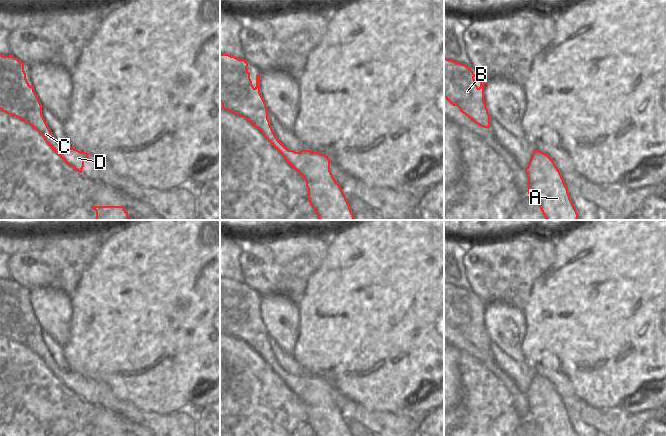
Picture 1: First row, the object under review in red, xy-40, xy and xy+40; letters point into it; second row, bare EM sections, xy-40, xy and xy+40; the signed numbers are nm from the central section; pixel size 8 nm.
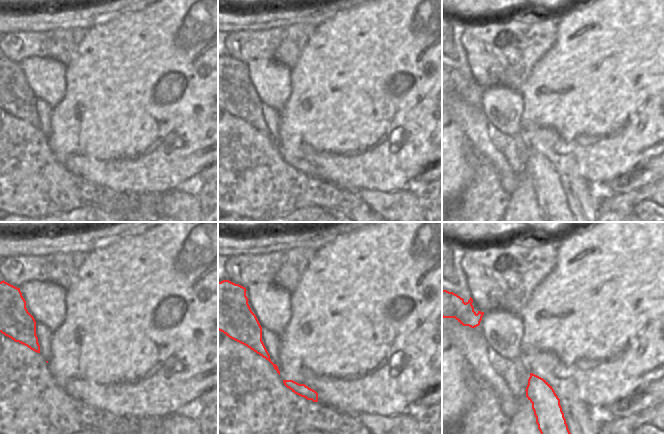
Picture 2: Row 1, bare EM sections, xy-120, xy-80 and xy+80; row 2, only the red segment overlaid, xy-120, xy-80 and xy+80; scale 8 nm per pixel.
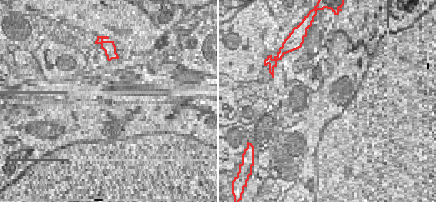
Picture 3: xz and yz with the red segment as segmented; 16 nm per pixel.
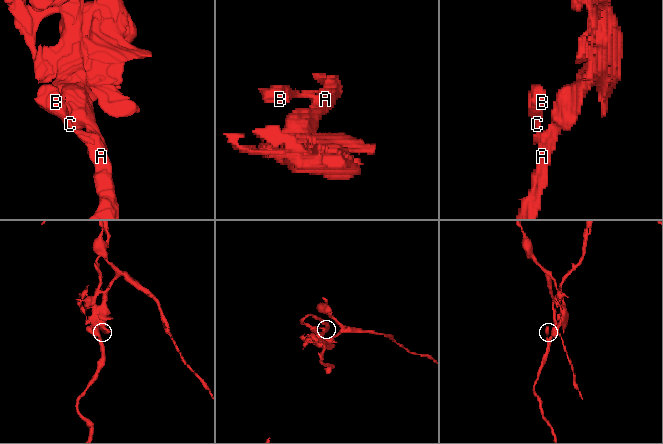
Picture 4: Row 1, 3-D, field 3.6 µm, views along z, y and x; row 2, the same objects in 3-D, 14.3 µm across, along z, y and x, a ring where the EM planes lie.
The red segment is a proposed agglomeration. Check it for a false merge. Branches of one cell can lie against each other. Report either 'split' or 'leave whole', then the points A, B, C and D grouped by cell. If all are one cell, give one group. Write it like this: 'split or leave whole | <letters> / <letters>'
split | A / B C D

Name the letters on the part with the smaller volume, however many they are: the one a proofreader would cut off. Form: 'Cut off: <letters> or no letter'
Cut off: B, C, D

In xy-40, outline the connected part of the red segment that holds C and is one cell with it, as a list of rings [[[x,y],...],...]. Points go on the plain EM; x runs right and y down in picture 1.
[[[0,278],[0,334],[37,354],[66,388],[82,397],[84,385],[89,378],[71,370],[61,370],[42,339],[42,331],[34,311],[26,303],[24,287],[11,278]]]

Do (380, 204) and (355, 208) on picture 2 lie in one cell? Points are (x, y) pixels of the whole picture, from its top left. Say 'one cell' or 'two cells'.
two cells

